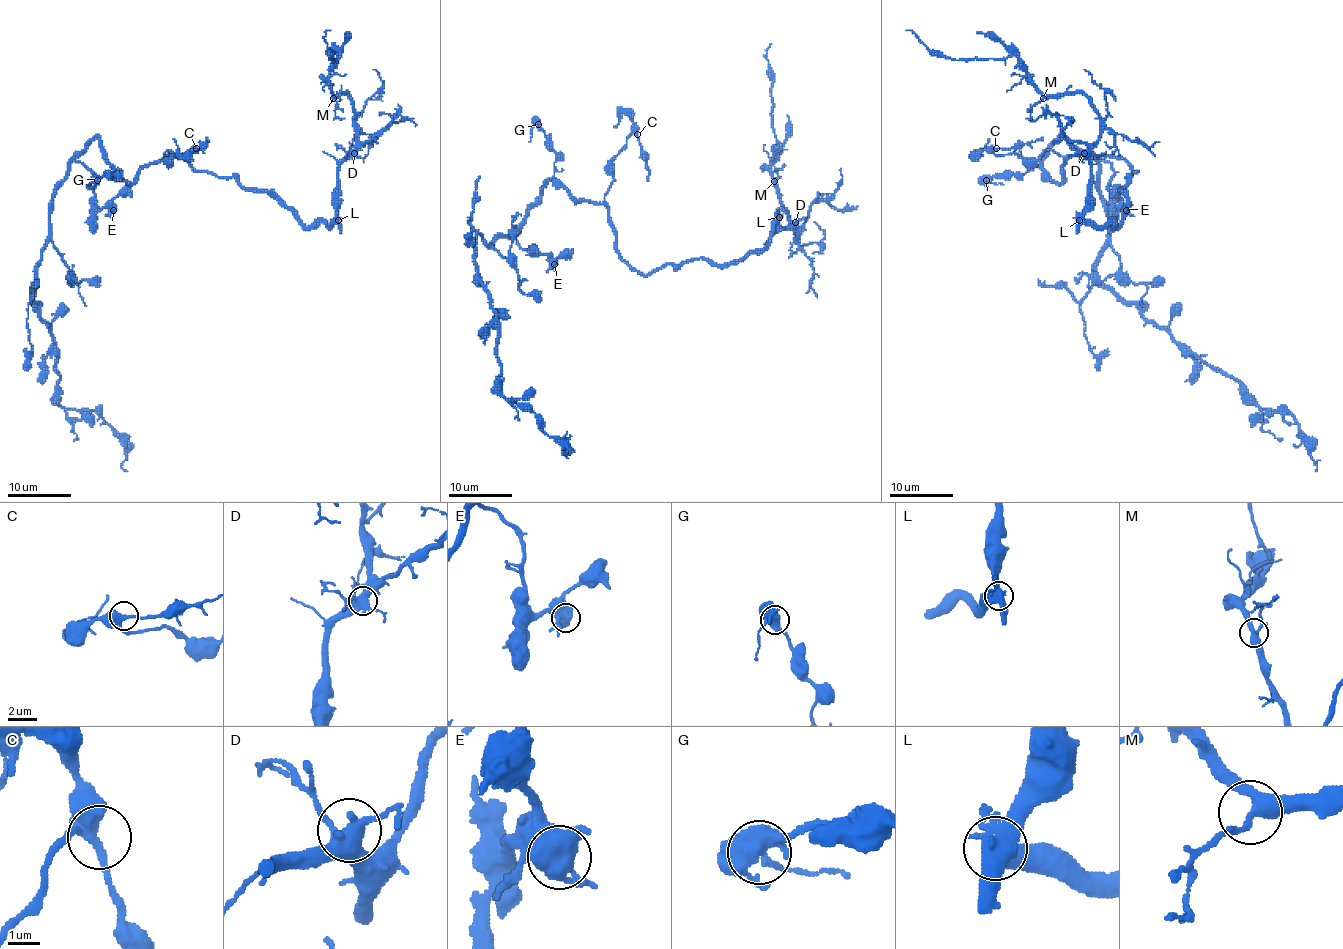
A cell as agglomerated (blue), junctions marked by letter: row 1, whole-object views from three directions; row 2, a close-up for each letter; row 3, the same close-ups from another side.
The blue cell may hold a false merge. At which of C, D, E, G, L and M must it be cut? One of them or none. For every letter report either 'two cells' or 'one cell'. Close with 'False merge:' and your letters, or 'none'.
C: one cell
D: one cell
E: one cell
G: one cell
L: two cells
M: one cell
False merge: L

